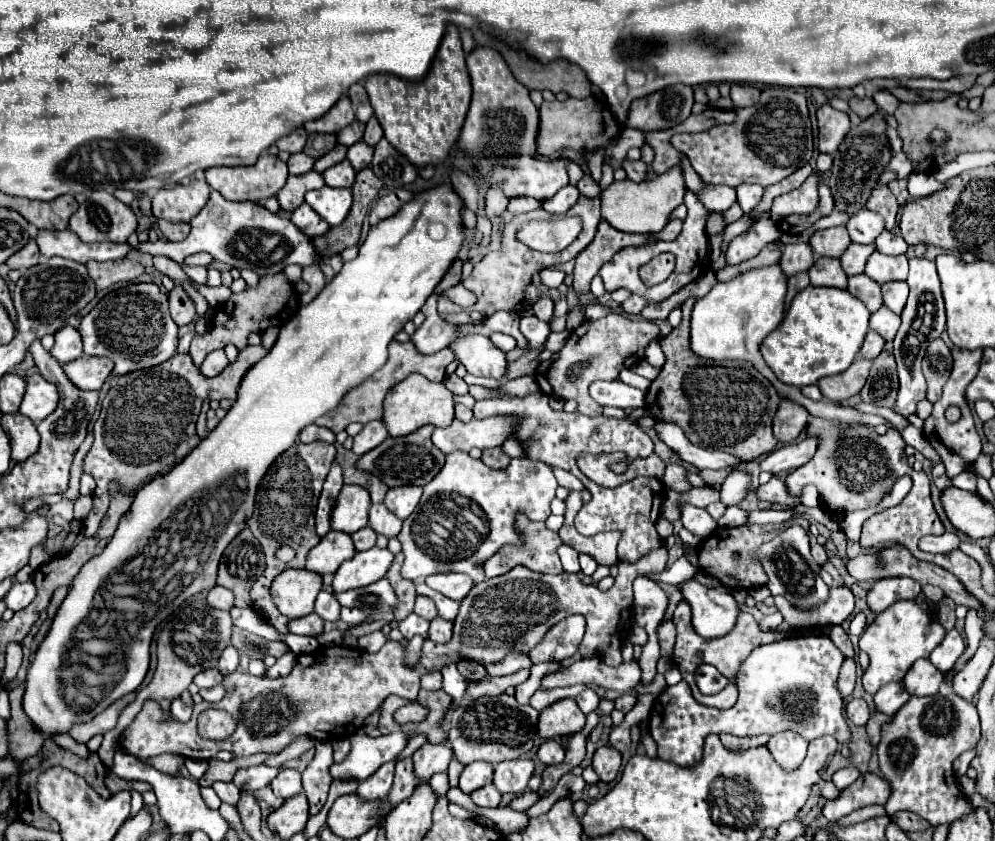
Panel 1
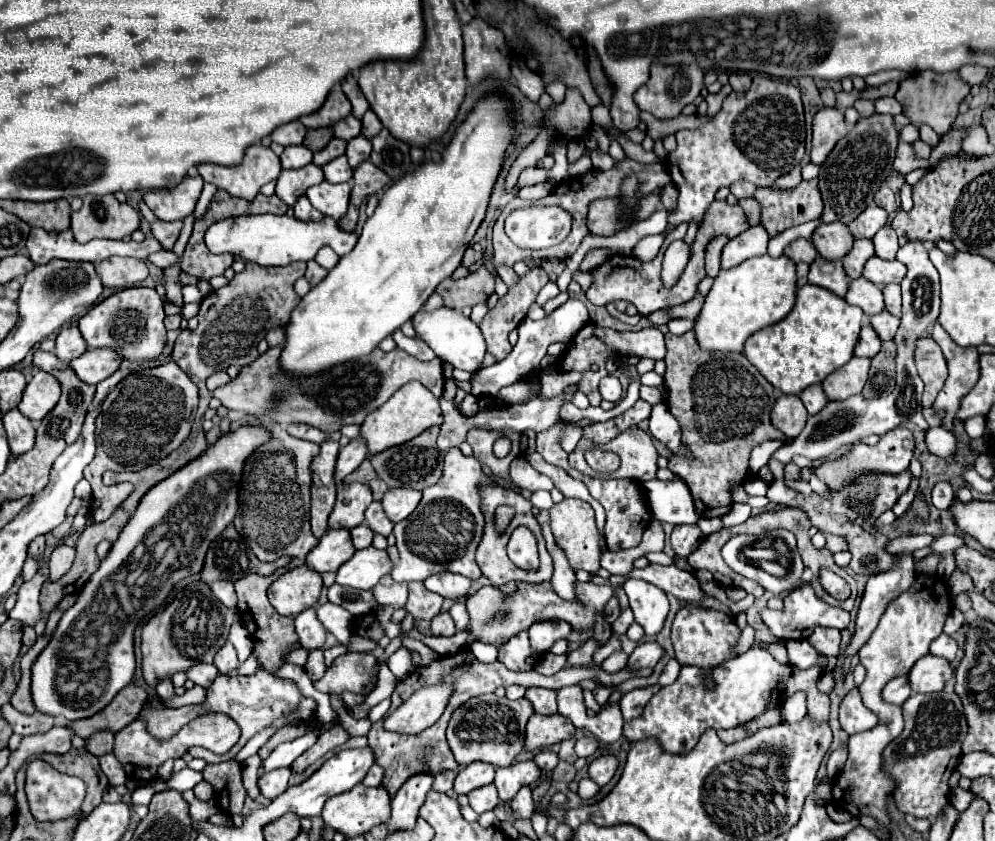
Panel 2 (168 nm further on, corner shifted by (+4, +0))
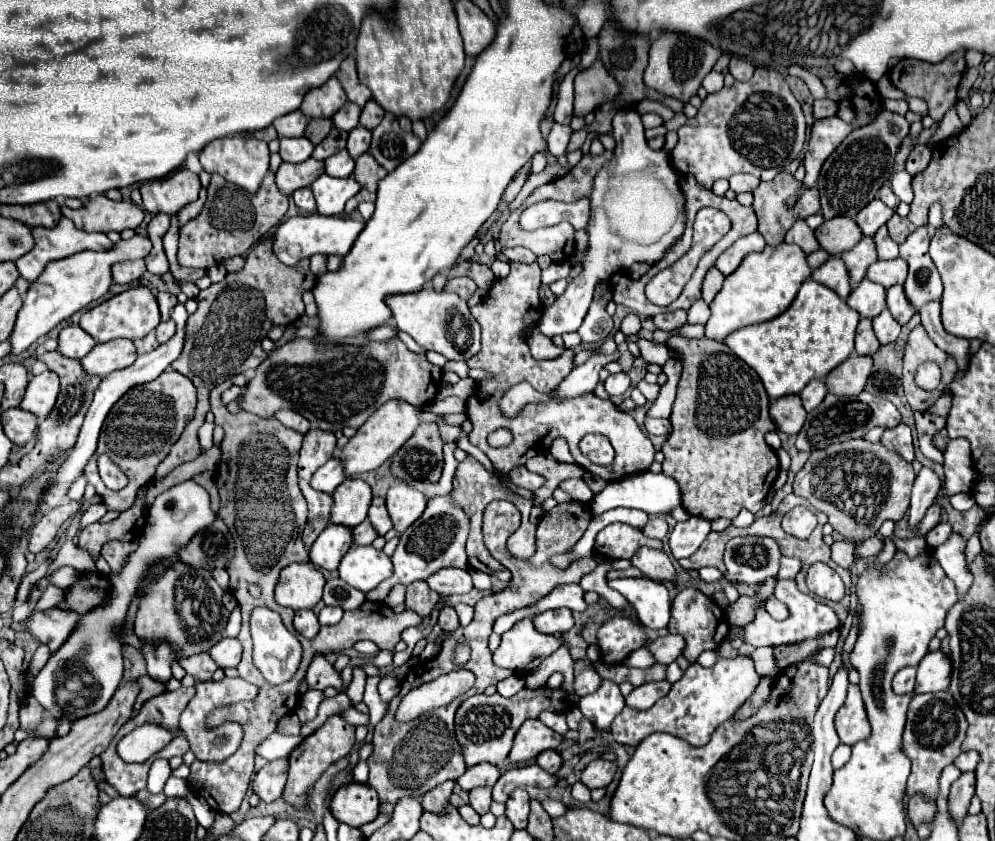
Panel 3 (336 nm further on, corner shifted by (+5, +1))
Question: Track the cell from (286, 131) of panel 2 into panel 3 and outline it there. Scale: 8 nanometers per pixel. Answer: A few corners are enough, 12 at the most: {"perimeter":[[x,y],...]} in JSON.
{"perimeter":[[297,110],[273,122],[279,136],[299,138],[307,118]]}

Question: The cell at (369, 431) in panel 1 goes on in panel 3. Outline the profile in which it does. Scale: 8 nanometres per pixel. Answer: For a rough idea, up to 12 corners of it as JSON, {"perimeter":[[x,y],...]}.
{"perimeter":[[337,458],[325,462],[311,478],[311,488],[331,494],[345,480]]}

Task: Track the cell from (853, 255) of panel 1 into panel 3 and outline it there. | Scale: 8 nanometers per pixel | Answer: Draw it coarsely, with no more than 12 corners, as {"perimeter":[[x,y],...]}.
{"perimeter":[[863,236],[841,258],[851,282],[859,284],[877,262],[873,238]]}

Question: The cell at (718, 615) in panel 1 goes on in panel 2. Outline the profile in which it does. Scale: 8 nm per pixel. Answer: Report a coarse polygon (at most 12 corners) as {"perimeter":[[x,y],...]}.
{"perimeter":[[652,563],[628,577],[654,583],[680,601],[702,603],[706,593],[692,573]]}

